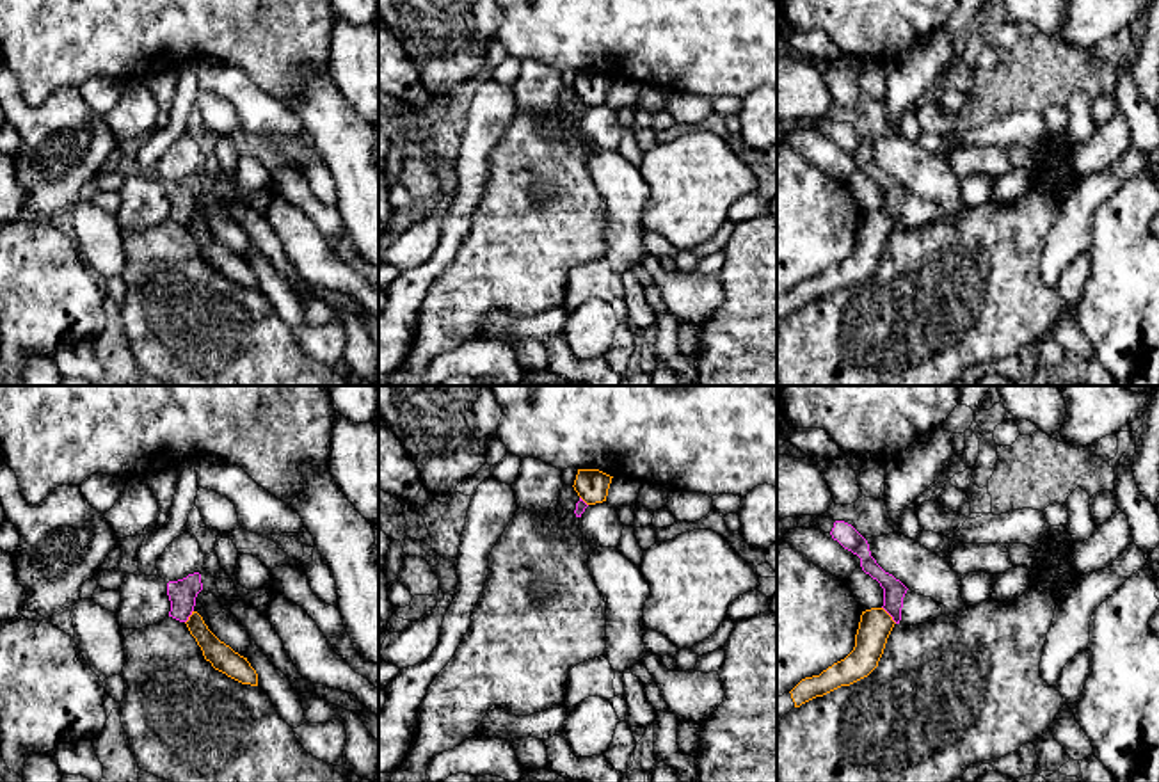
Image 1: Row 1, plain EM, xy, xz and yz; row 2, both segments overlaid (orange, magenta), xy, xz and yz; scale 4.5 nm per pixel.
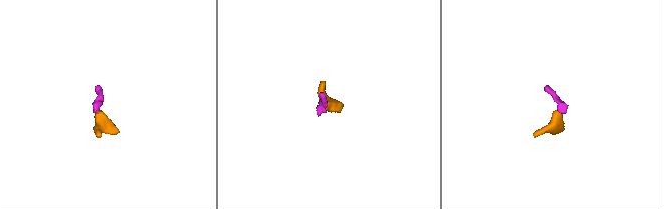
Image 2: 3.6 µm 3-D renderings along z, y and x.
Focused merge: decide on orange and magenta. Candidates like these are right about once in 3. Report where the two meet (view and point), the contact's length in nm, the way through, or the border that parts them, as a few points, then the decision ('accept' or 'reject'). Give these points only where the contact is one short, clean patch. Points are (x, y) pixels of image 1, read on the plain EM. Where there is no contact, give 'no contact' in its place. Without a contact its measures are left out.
yz (889, 217) | 100 nm | along yz (882, 208), (896, 224) | reject

